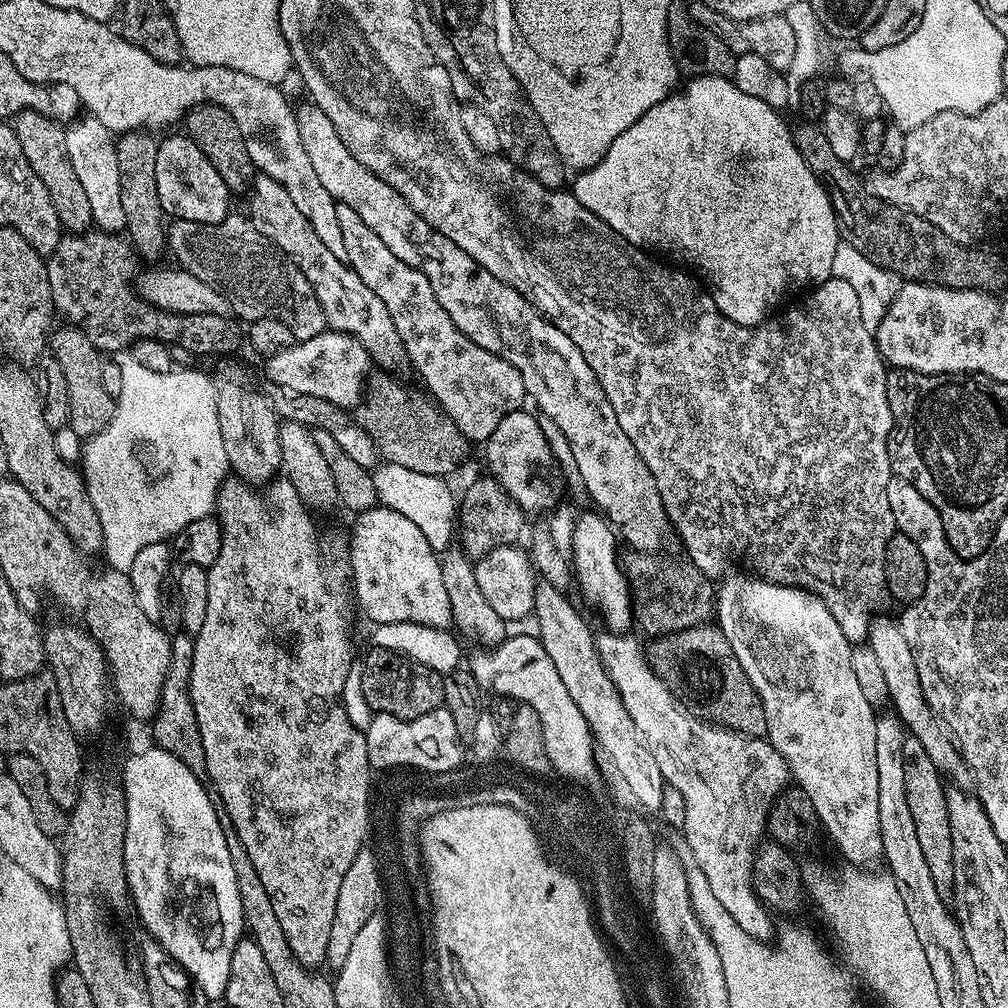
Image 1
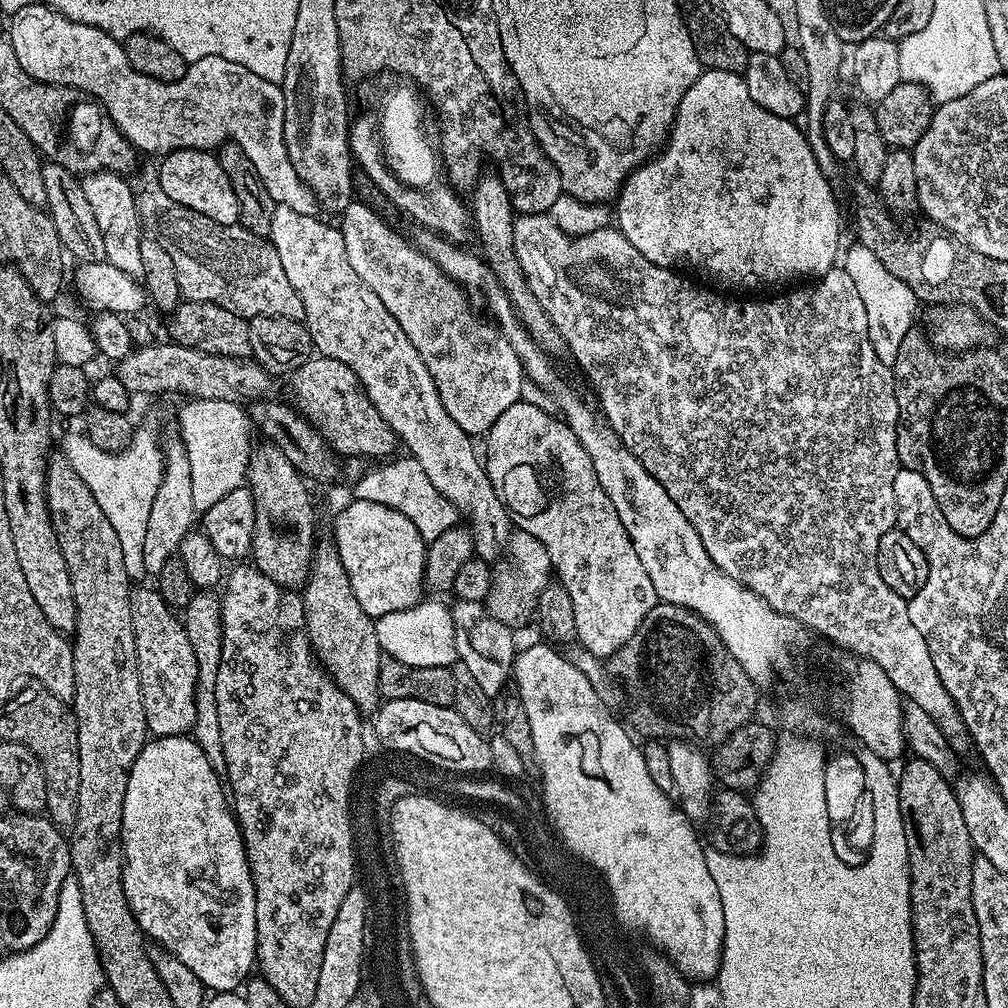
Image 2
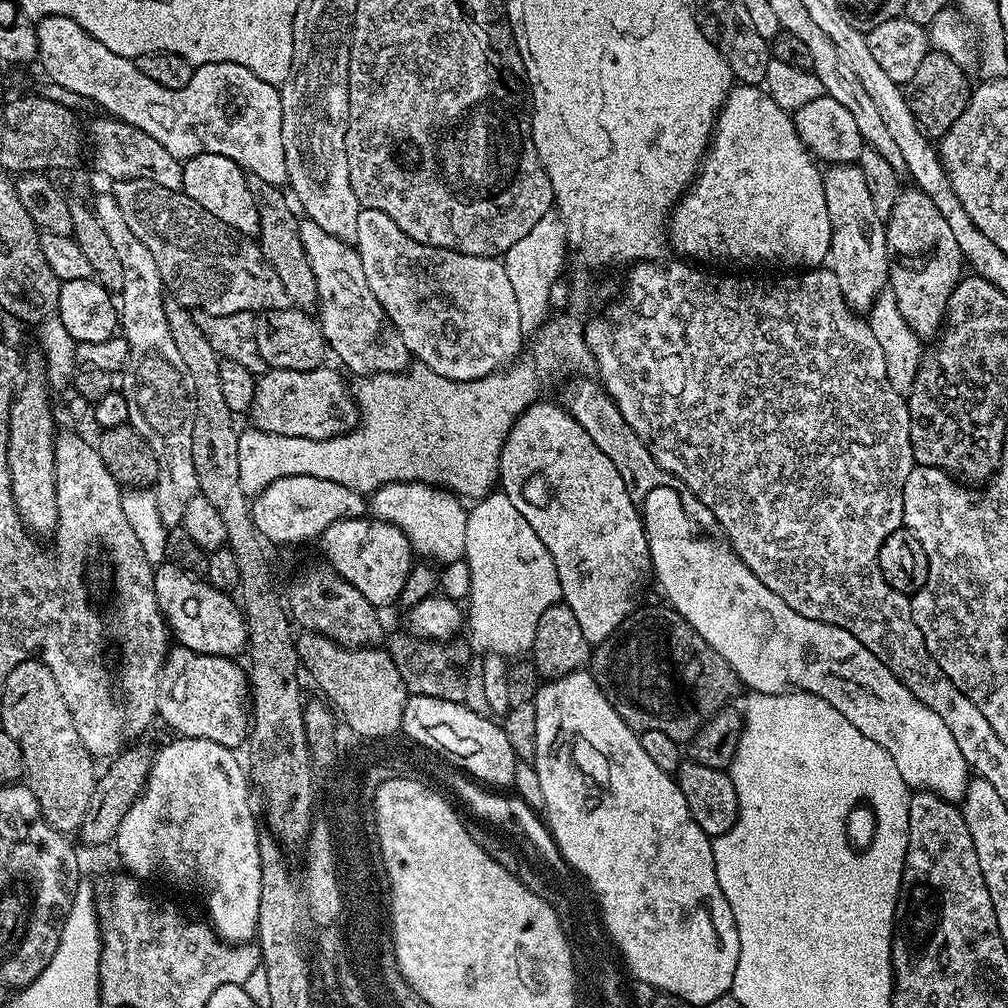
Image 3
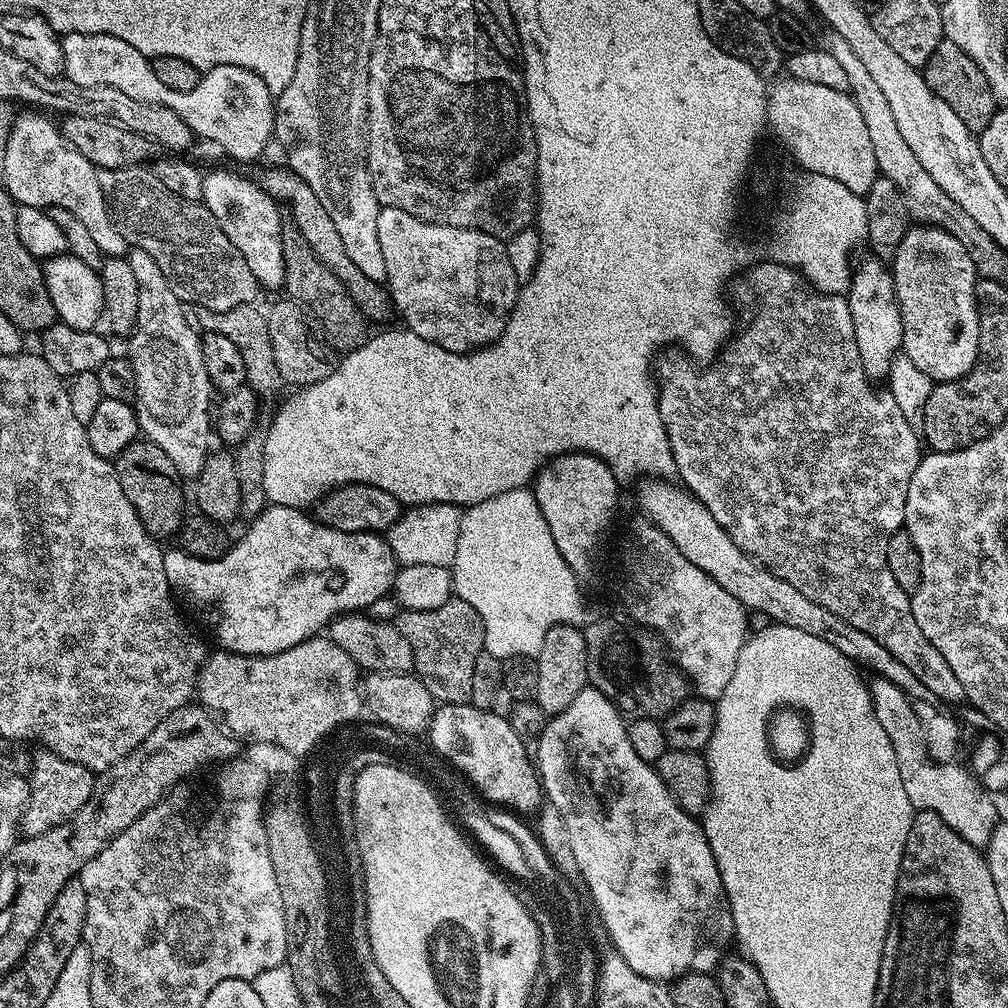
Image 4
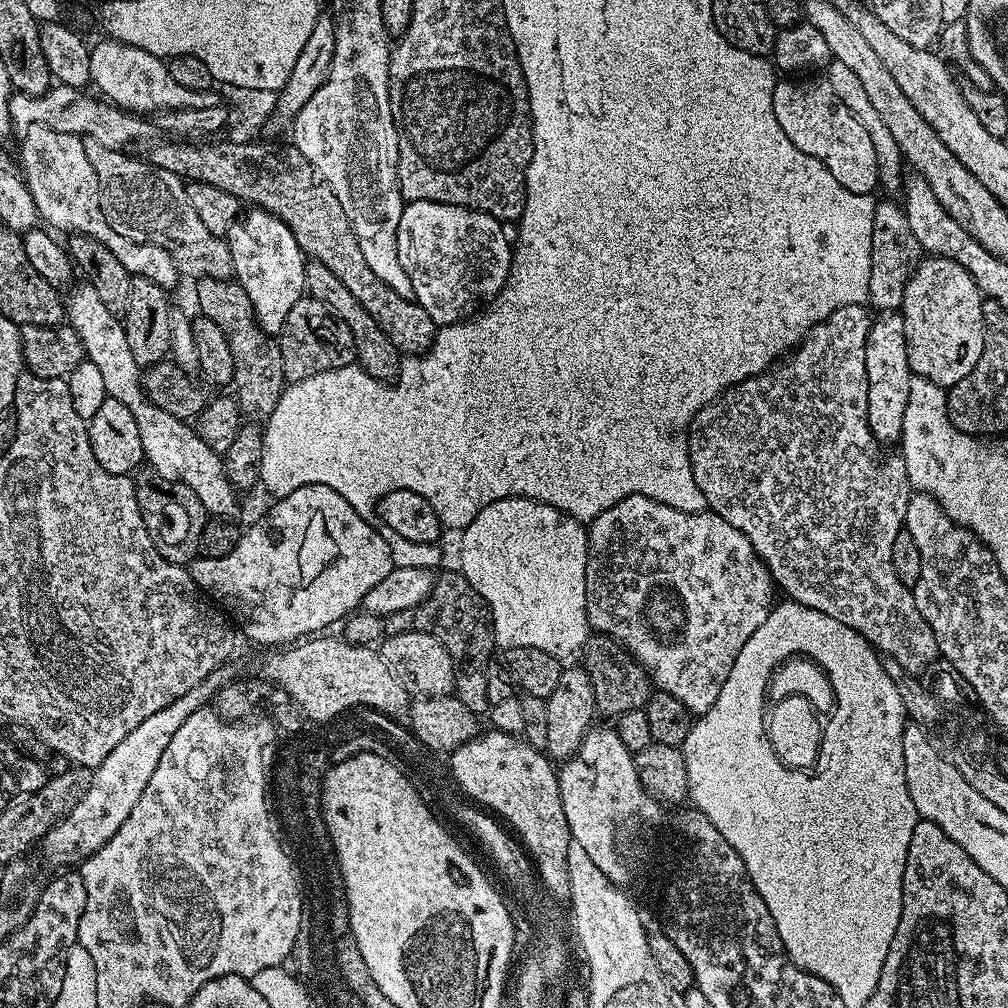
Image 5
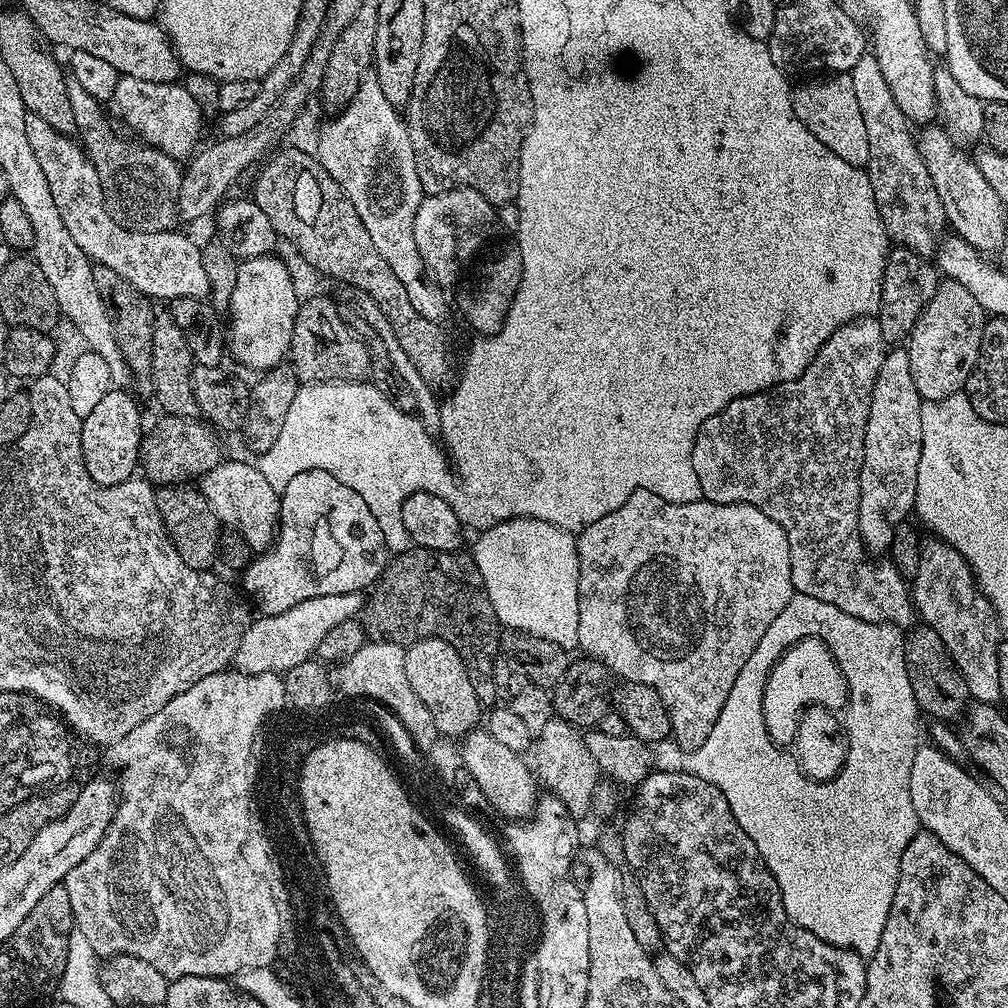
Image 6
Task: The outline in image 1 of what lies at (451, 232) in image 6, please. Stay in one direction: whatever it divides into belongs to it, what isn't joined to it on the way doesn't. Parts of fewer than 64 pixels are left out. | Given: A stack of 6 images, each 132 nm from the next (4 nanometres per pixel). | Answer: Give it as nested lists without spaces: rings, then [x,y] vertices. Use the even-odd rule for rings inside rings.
[[[337,204],[336,209],[338,227],[342,230],[342,246],[346,246],[346,263],[356,271],[358,278],[362,278],[366,286],[370,286],[370,290],[374,290],[374,294],[378,294],[378,298],[382,298],[386,310],[390,310],[390,318],[394,318],[398,338],[402,338],[404,343],[407,363],[416,367],[427,395],[436,401],[440,411],[450,417],[454,426],[458,426],[458,430],[469,442],[488,441],[490,434],[498,430],[498,422],[502,422],[506,414],[517,411],[523,405],[520,403],[526,400],[524,383],[518,370],[514,370],[514,366],[510,366],[510,362],[506,362],[498,354],[490,354],[490,350],[482,350],[482,346],[466,338],[466,334],[462,334],[462,330],[458,330],[454,322],[450,322],[450,314],[442,310],[438,298],[434,298],[430,282],[426,282],[426,278],[418,270],[414,270],[414,266],[406,266],[402,258],[397,258],[386,247],[386,242],[382,242],[382,238],[378,238],[378,234],[374,234],[374,230],[370,230],[370,226],[366,226],[366,222],[362,222],[362,218],[358,218],[354,210],[350,210],[350,206]]]

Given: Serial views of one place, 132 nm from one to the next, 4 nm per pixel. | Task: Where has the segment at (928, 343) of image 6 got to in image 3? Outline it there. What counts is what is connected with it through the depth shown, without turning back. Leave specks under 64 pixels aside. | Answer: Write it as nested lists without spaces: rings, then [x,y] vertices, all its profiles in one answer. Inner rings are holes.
[[[909,187],[901,191],[886,221],[888,288],[898,302],[898,310],[902,310],[902,318],[906,318],[917,336],[935,337],[943,329],[948,299],[962,279],[966,263],[941,211],[926,193]]]

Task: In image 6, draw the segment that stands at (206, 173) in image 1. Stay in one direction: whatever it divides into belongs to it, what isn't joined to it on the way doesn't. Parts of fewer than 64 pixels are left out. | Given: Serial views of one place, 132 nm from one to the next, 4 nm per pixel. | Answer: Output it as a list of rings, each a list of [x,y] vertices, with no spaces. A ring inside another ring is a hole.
[[[277,255],[239,261],[238,282],[234,282],[234,294],[227,307],[227,311],[232,312],[232,317],[226,320],[226,344],[230,356],[248,368],[275,368],[288,356],[301,303],[295,296],[290,273]]]

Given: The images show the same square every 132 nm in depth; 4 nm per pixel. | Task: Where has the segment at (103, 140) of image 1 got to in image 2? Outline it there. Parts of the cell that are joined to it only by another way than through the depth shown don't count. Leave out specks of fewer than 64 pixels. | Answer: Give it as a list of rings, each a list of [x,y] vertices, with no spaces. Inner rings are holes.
[[[90,172],[81,179],[82,191],[98,221],[98,230],[102,230],[102,242],[106,242],[106,260],[110,266],[118,266],[126,274],[140,278],[142,270],[142,229],[138,206],[137,193],[127,184],[125,177],[118,172]]]

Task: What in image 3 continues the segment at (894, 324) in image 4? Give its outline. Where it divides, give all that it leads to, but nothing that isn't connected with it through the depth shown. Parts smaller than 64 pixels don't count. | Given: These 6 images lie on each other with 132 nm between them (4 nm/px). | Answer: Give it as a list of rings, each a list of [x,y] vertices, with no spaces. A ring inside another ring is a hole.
[[[859,163],[834,164],[825,167],[824,193],[830,214],[830,267],[838,278],[842,298],[857,314],[871,313],[880,293],[888,288],[888,243],[886,221],[878,217]]]

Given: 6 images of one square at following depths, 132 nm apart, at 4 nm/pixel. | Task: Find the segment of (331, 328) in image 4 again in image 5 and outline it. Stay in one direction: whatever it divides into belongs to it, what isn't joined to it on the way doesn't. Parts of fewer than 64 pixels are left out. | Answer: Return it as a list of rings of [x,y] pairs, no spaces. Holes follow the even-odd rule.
[[[312,260],[304,265],[304,286],[307,295],[322,302],[337,318],[346,322],[346,326],[350,326],[350,334],[354,338],[356,347],[355,363],[358,367],[375,380],[395,381],[400,374],[402,353],[396,349],[394,342],[390,342],[390,338],[386,338],[386,334],[382,334],[378,322],[374,322],[374,318],[370,318],[370,314],[366,314],[366,310],[362,310],[362,302],[358,302],[358,298],[354,298],[354,294],[350,294],[350,290],[346,290],[346,286],[342,286],[342,281],[331,270],[326,270],[326,266],[322,266],[322,262]]]

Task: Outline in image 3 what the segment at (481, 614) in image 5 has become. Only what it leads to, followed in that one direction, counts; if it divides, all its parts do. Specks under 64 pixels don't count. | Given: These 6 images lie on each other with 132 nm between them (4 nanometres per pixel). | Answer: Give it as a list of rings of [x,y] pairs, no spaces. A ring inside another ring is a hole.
[[[401,630],[386,644],[386,650],[392,656],[394,666],[398,666],[398,674],[402,674],[402,682],[411,695],[442,698],[450,702],[463,701],[466,694],[464,674],[470,659],[469,645],[463,639],[453,638],[447,642],[422,640]]]

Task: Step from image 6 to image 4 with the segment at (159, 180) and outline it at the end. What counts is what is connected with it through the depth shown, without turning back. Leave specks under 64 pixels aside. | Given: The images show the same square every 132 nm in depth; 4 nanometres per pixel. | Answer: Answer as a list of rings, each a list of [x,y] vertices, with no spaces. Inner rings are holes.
[[[137,166],[134,168],[123,168],[122,170],[106,170],[101,168],[98,171],[98,182],[108,203],[108,212],[112,215],[112,223],[127,240],[132,248],[141,248],[158,262],[158,270],[167,278],[170,290],[180,300],[181,304],[191,306],[196,304],[197,309],[205,308],[221,312],[222,310],[234,310],[239,304],[255,305],[256,295],[262,292],[260,283],[254,278],[250,266],[246,266],[246,258],[238,254],[234,242],[222,234],[222,226],[210,214],[210,210],[203,202],[195,200],[183,200],[174,194],[174,190],[166,190],[162,182],[152,172],[151,167]]]

